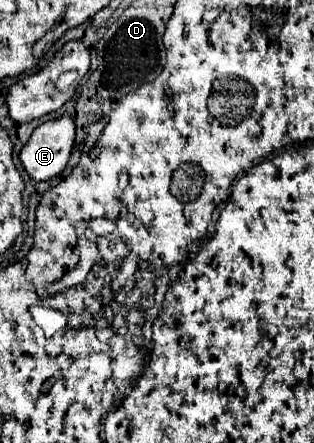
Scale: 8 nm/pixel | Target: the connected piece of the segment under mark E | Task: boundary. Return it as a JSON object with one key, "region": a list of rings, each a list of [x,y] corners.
{"region":[[[66,115],[34,129],[20,151],[20,161],[32,181],[46,181],[64,171],[74,145],[74,131],[74,123]]]}

